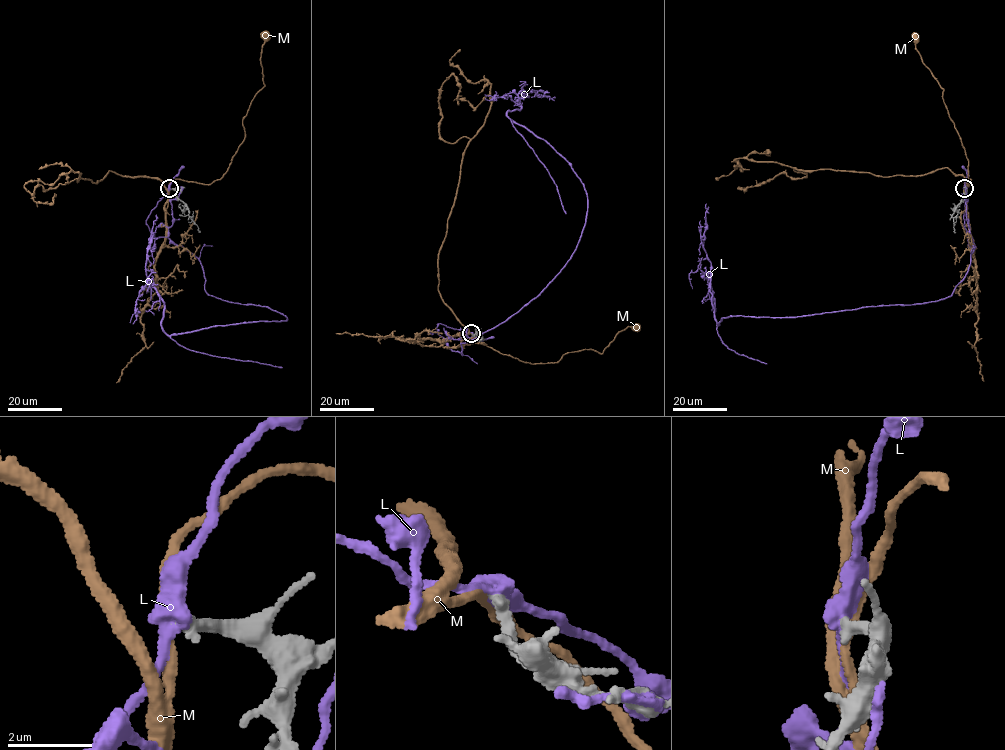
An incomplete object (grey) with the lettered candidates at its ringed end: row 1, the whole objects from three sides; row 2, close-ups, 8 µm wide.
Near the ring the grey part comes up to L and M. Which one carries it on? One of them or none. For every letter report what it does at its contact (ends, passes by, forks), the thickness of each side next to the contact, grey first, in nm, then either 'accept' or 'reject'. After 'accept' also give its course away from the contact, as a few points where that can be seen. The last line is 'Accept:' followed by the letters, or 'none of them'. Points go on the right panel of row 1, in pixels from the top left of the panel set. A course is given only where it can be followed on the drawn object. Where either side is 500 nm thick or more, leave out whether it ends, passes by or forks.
L: it passes by | 280/400 nm | reject
M: it passes by | 280/180 nm | reject
Accept: none of them

